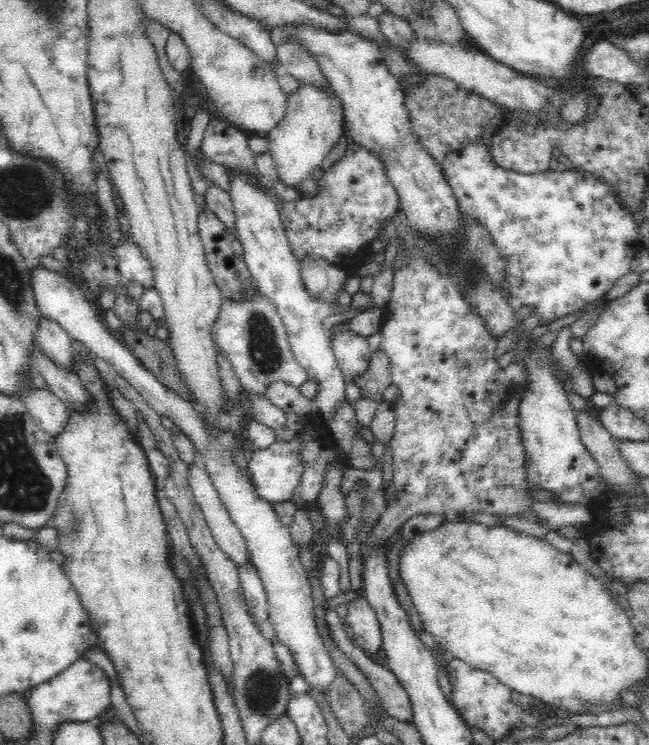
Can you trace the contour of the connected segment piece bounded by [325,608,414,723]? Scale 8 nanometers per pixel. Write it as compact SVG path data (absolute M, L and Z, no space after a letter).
M326 608L326 622L333 639L340 650L354 661L354 665L363 672L375 690L382 709L393 718L402 722L413 722L413 707L411 706L407 691L402 687L398 678L388 665L376 663L367 652L356 643L352 643L346 628L342 625L338 613Z

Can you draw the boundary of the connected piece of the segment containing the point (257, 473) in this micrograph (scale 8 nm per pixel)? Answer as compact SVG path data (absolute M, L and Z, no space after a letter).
M297 437L290 441L275 440L268 448L255 449L247 463L247 477L250 479L255 493L262 500L271 503L290 501L294 487L298 486L301 474L304 473Z

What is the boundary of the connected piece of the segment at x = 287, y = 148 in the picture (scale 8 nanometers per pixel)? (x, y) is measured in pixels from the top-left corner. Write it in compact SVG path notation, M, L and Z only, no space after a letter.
M300 83L296 92L286 97L284 116L268 131L267 137L268 152L276 161L278 177L285 185L297 189L303 180L311 178L315 169L320 168L322 160L342 136L344 118L342 103L330 83L321 89Z

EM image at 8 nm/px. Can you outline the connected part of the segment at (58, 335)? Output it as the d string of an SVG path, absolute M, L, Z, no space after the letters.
M46 317L41 319L36 330L36 344L56 365L72 370L72 339L54 320Z

